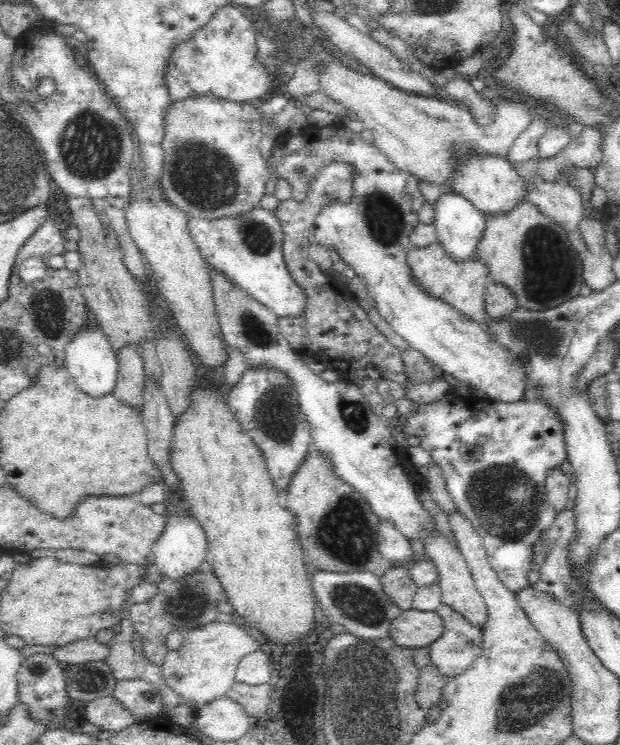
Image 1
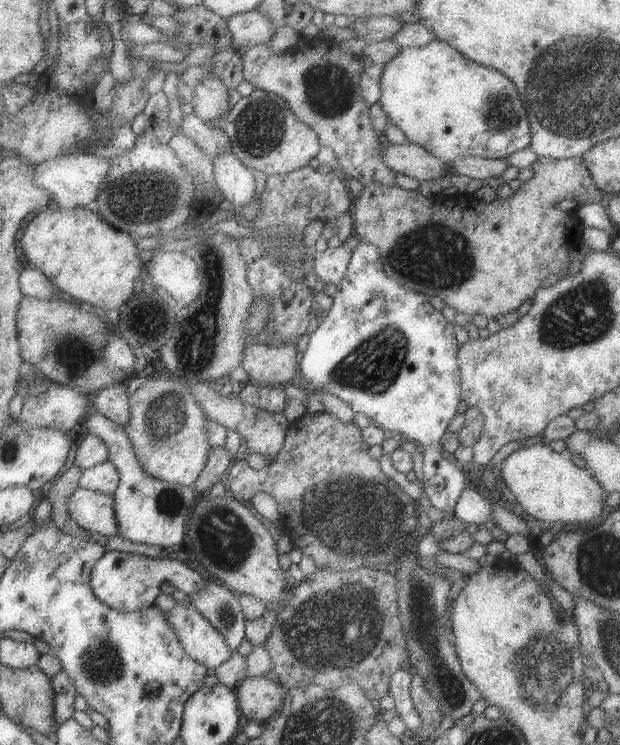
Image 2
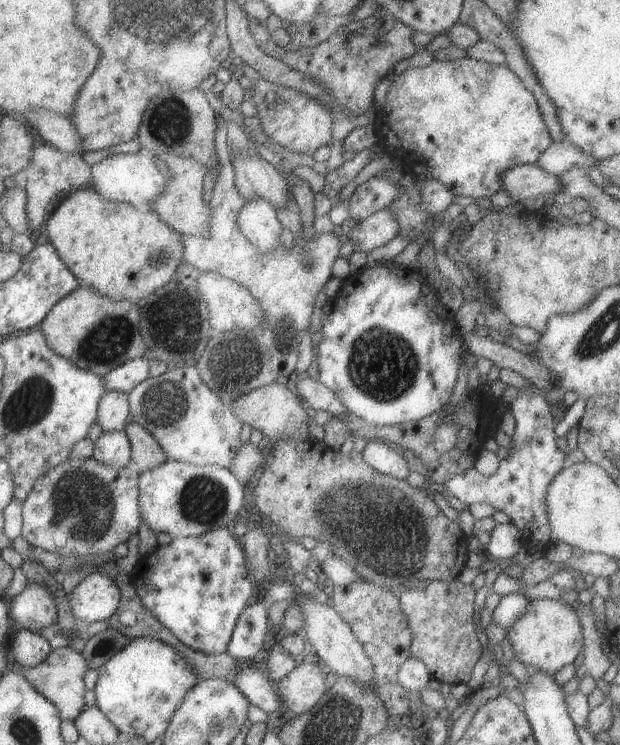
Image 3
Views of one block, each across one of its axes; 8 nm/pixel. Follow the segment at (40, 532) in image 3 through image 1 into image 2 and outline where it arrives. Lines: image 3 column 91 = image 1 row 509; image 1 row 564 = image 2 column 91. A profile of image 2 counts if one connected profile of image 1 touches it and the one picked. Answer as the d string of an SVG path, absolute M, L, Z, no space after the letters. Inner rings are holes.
M80 487L69 504L72 516L88 531L104 536L119 535L115 496Z

